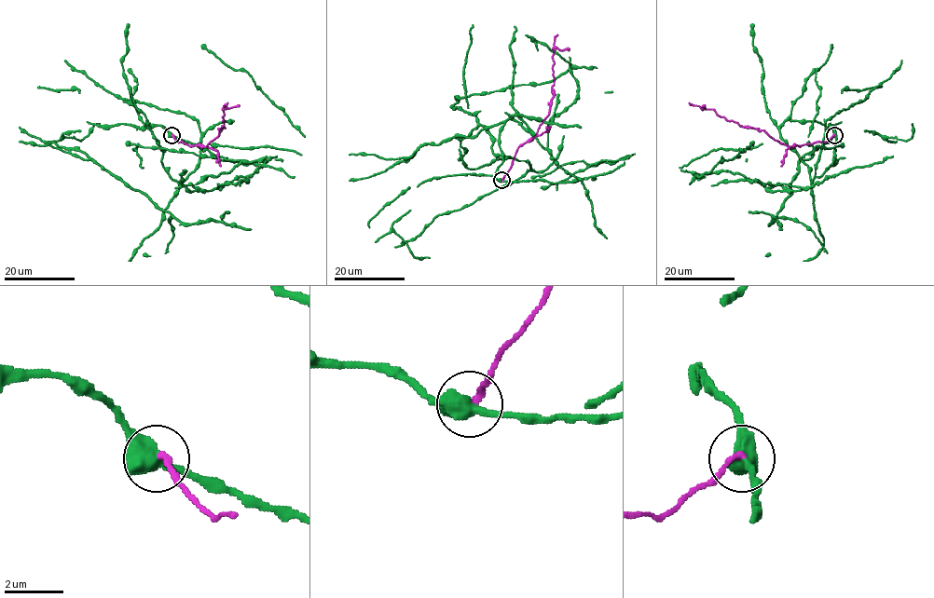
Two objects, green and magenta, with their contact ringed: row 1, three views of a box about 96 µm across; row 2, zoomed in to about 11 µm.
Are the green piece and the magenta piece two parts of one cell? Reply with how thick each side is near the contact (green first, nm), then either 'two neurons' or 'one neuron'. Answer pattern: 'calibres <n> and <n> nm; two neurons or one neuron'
calibres 600 and 220 nm; two neurons

